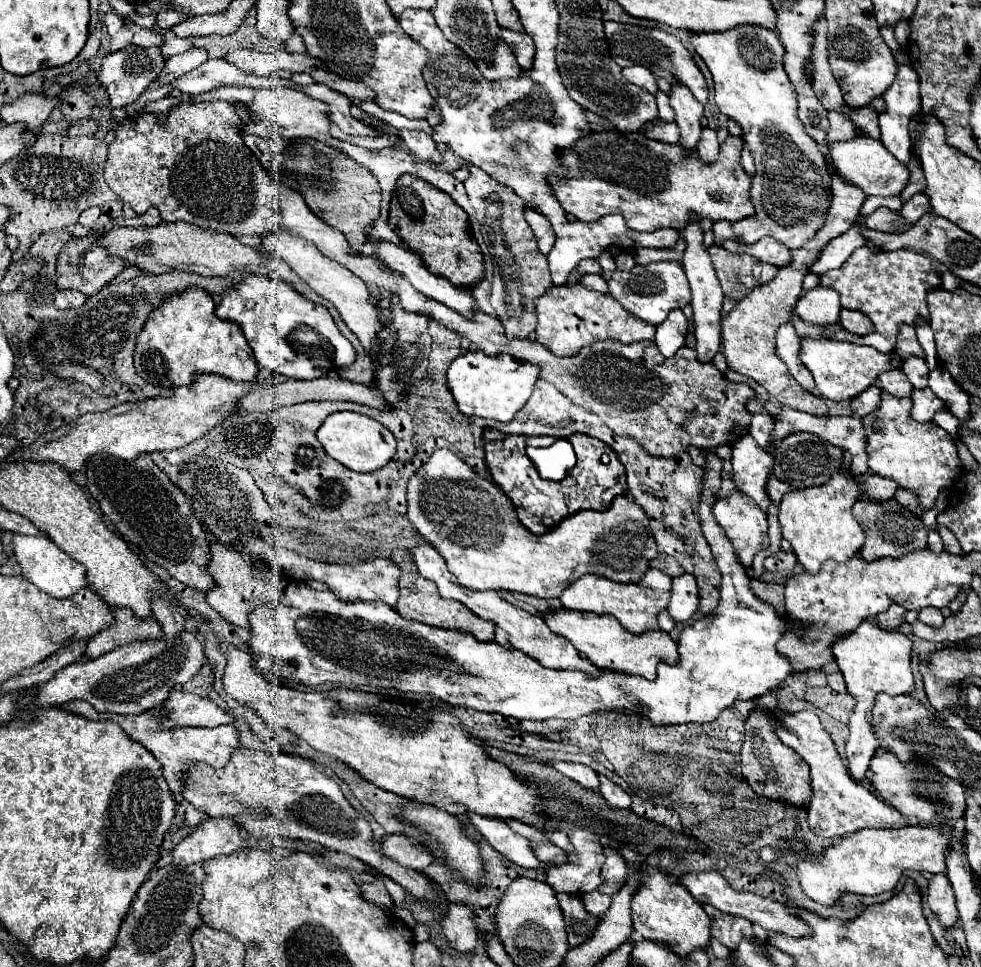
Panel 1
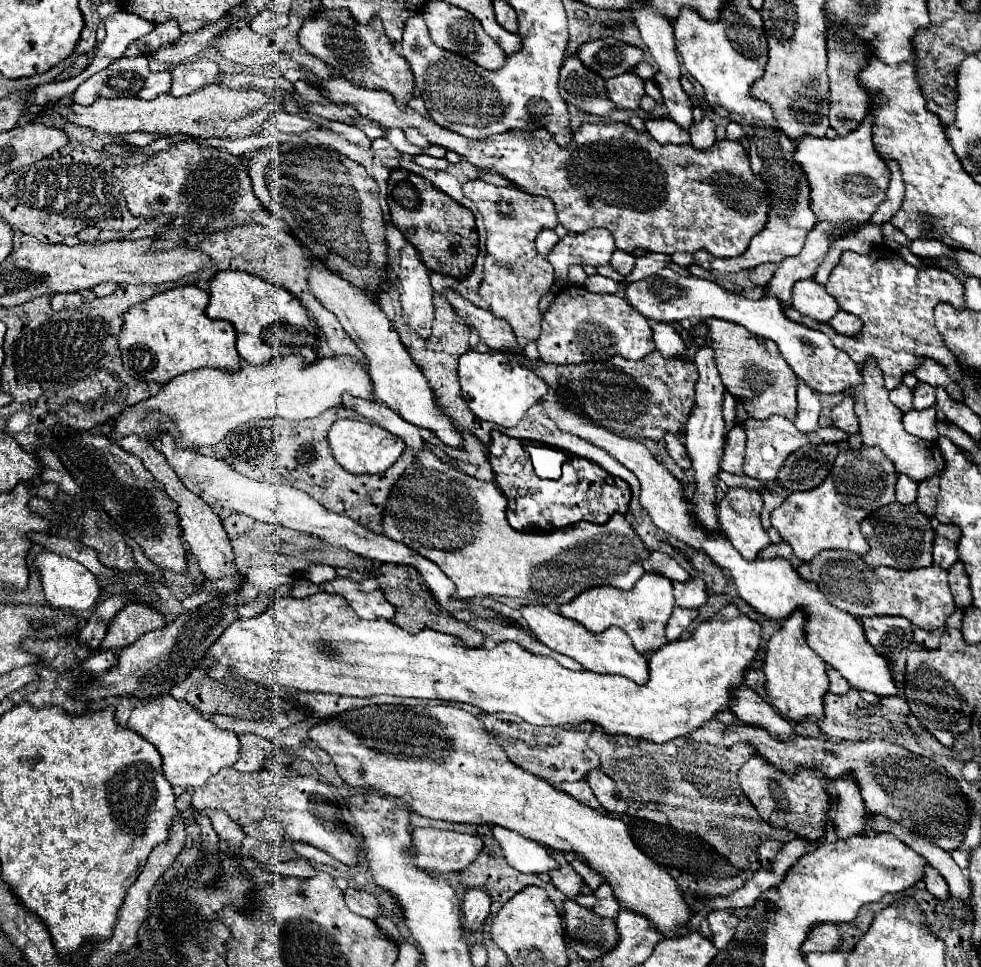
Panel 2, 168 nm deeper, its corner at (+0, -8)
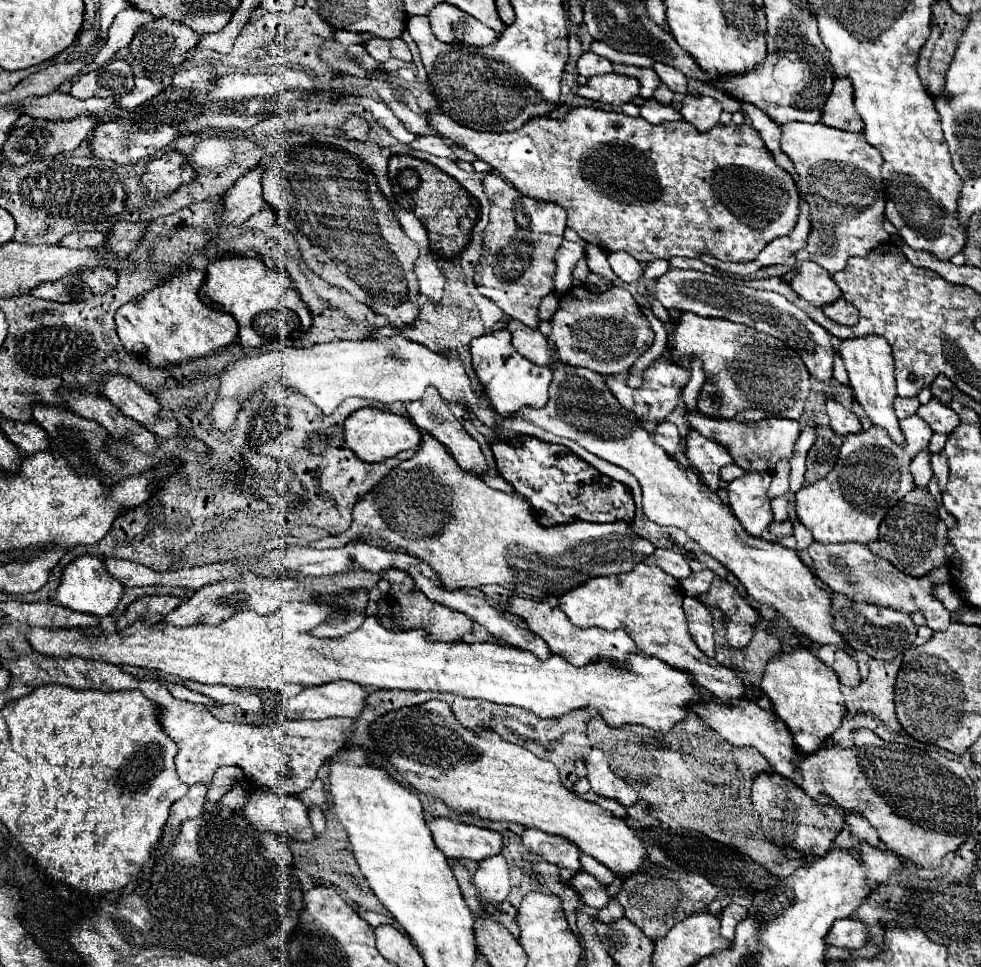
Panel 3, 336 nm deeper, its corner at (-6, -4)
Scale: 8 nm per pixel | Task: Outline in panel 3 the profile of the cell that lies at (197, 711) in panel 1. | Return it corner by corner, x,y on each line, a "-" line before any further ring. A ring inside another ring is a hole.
338,680
304,688
286,704
284,716
290,720
322,720
334,716
356,718
366,706
368,690
354,682

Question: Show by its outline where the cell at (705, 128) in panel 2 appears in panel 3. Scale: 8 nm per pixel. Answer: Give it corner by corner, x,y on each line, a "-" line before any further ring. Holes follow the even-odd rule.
686,94
682,102
682,118
696,126
700,132
708,132
720,120
722,106
710,96
690,96

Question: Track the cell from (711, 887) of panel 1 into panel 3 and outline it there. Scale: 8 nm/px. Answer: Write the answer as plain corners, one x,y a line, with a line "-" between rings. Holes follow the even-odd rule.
844,918
844,920
834,922
826,940
828,940
830,946
838,946
838,948
862,948
872,938
870,938
862,920

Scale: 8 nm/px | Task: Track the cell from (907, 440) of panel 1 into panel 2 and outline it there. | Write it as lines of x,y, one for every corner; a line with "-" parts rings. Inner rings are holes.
868,360
862,368
864,368
864,386
860,386
860,390
856,390
856,394
854,394
854,398
856,398
856,414
860,418
862,444
878,446
884,452
884,456
892,460
896,472
906,474
914,482
922,482
926,478
942,474
946,464
944,464
944,458
940,454
938,444
934,440
932,442
930,440
920,440
920,438
910,436
908,432
904,432
902,412
900,412
900,408
896,408
890,402
880,368
876,366
874,360

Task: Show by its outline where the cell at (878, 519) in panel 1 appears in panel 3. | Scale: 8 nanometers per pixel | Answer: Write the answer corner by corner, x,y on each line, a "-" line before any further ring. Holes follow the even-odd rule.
914,488
886,514
880,526
880,538
876,542
870,542
868,546
874,554
880,554
888,562
892,562
900,572
912,578
920,578
930,570
946,566
946,530
948,528
938,516
936,500
932,498
932,494
926,488

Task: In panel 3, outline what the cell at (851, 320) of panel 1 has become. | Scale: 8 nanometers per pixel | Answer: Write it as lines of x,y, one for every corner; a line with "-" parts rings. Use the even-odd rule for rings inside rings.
838,298
836,302
822,306
822,312
838,324
852,326
854,322
858,322
858,310
852,304
848,304
844,298

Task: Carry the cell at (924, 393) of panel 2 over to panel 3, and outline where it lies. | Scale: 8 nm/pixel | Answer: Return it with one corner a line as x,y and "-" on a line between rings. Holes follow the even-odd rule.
932,398
928,404
920,406
916,414
918,414
918,416
932,428
932,432
936,432
936,434
950,434
950,432
958,426
958,422
960,422
958,414
954,414
954,410
952,410
950,406
942,406
936,398

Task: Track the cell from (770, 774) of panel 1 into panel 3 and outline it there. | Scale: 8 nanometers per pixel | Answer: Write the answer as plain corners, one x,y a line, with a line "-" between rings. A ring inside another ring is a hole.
760,774
752,784
752,804
760,814
764,836
768,842
784,848
786,858
822,858
832,850
834,838
844,826
844,810
838,806
822,806
804,794
800,786
780,774

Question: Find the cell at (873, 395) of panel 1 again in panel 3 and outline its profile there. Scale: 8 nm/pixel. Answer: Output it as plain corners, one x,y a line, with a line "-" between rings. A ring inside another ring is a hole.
828,400
828,416
830,416
830,428
838,434
838,436
848,436
852,432
860,432
862,424
856,418
856,414
852,410
846,410
840,402
836,400

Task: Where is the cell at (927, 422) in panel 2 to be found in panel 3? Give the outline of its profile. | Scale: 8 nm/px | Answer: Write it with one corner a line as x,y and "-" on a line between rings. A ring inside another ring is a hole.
916,414
902,420
902,432
904,432
906,444
894,444
890,440
890,436
886,434
886,430
882,430
878,426
872,426
870,430
862,430
858,434
846,436
844,444
840,448
836,466
824,478
798,490
798,494
796,494
798,520
812,532
816,542
828,544
828,542
856,540
862,544
870,544
878,538
878,526
880,526
882,518
886,516
886,512
892,508
892,504
896,504
900,498
904,498
904,494
914,490
914,480
910,474
910,462
918,452
928,448
928,442
932,436
932,430

